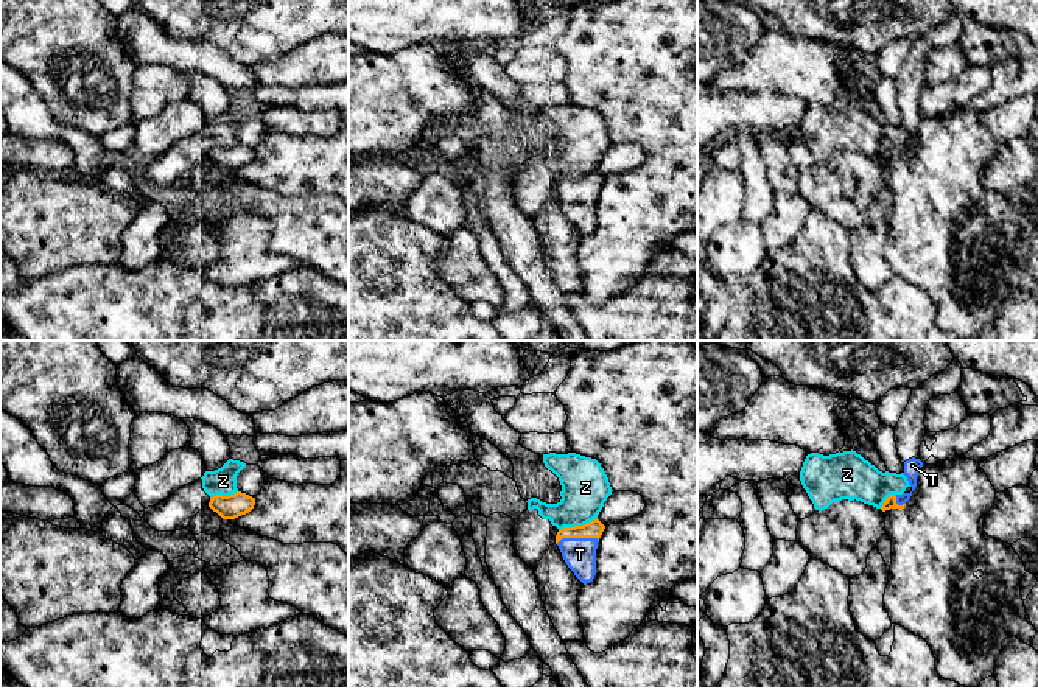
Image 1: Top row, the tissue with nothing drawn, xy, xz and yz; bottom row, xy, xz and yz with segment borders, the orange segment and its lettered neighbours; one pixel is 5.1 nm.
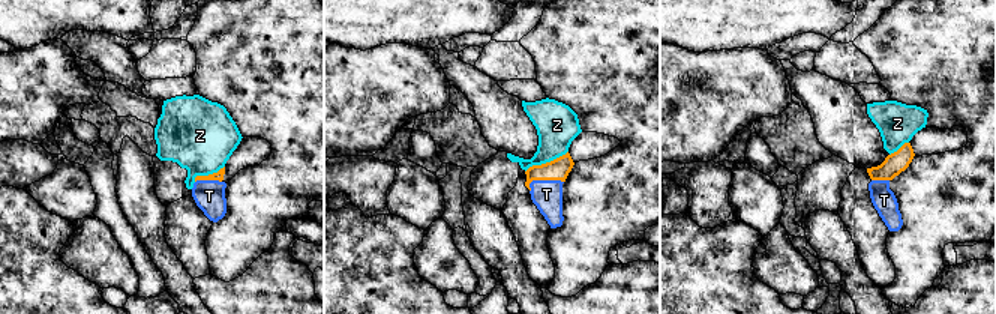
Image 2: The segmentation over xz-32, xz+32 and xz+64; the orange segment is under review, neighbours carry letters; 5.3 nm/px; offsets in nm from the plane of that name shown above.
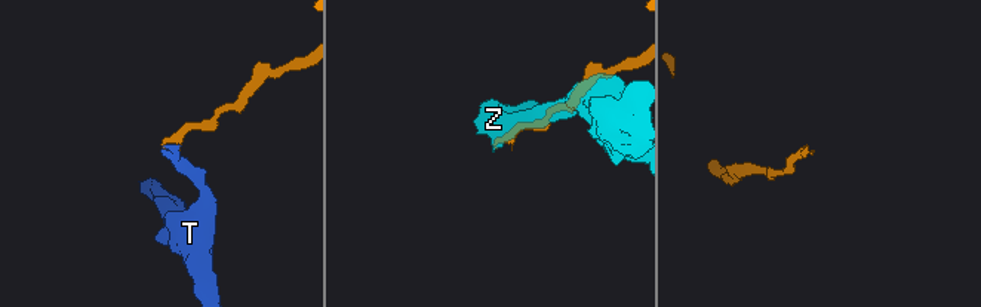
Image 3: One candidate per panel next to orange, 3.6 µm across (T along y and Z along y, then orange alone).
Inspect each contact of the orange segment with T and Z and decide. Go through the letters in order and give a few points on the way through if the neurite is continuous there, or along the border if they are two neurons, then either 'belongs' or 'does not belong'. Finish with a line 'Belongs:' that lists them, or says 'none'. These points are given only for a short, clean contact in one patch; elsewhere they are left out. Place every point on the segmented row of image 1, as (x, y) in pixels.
T: way xz (593, 529), (585, 537), (576, 537), (579, 554); belongs
Z: does not belong
Belongs: T

